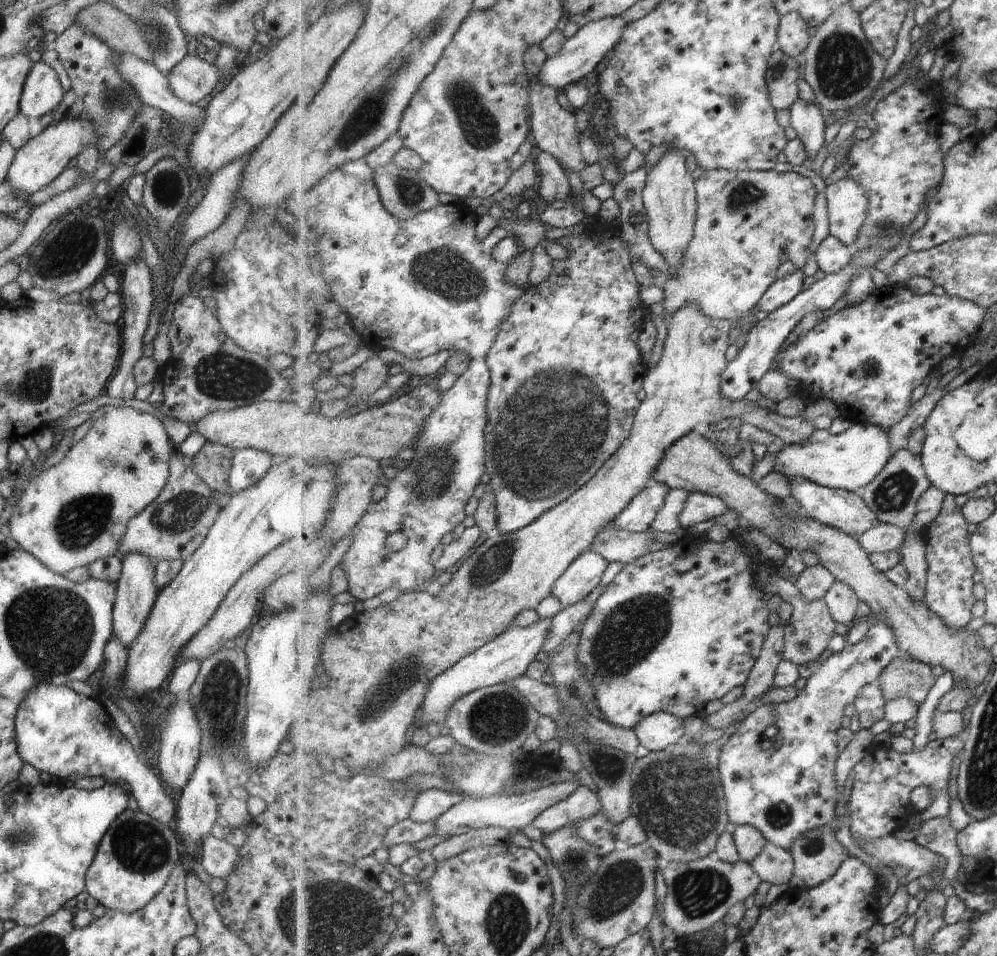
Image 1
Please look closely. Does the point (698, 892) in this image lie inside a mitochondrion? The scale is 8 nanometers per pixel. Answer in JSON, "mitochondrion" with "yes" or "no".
{"mitochondrion":"yes"}

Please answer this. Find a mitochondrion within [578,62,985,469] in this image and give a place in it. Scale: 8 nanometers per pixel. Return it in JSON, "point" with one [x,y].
{"point":[745,194]}

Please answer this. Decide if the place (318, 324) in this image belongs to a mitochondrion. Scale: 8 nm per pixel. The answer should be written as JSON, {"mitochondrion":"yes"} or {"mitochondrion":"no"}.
{"mitochondrion":"no"}

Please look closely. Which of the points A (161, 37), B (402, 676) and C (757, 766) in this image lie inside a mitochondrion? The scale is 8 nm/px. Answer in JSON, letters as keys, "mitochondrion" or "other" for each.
{"A":"mitochondrion","B":"mitochondrion","C":"other"}

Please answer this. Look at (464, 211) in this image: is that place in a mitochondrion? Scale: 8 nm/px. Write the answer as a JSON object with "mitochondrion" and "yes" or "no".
{"mitochondrion":"no"}

